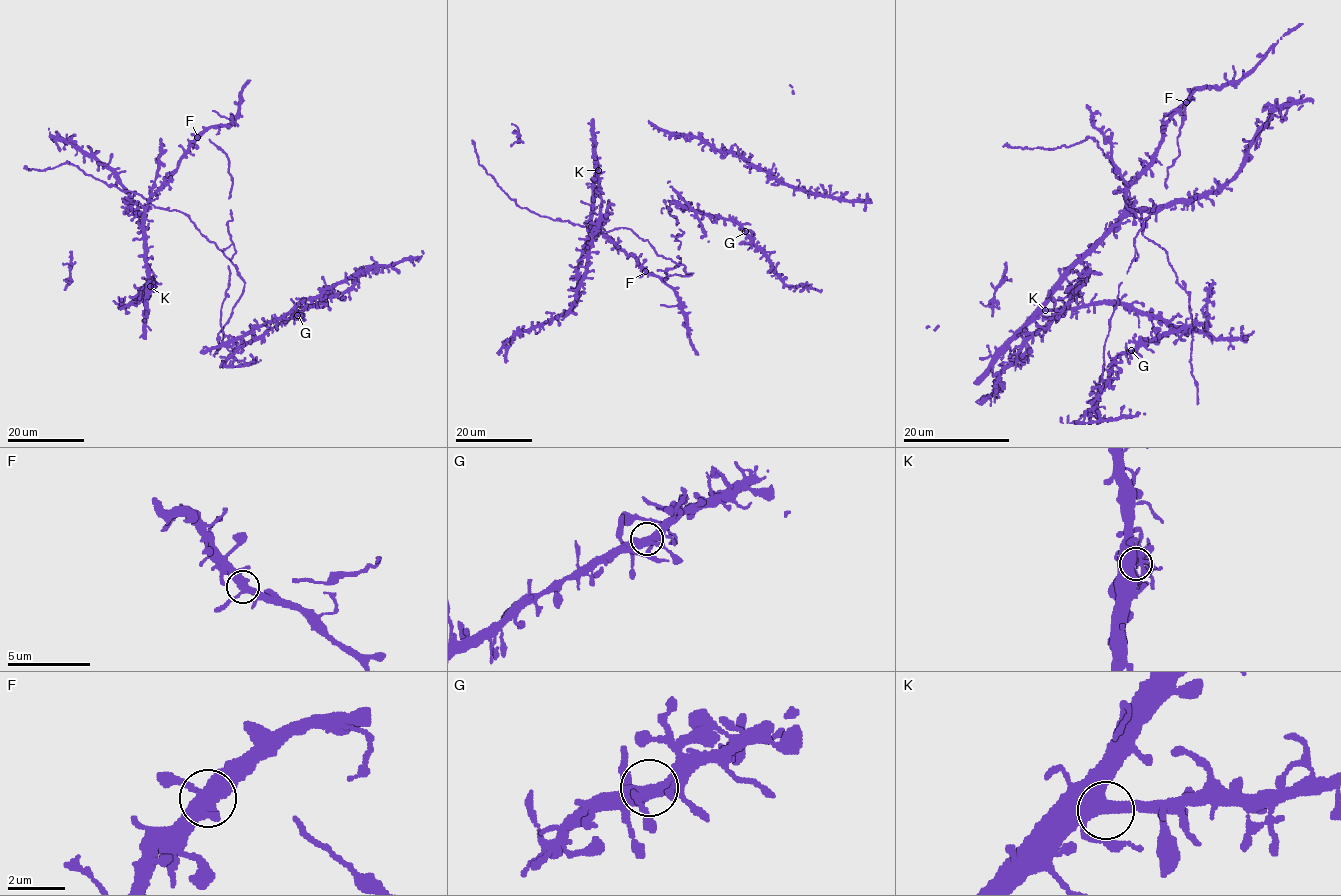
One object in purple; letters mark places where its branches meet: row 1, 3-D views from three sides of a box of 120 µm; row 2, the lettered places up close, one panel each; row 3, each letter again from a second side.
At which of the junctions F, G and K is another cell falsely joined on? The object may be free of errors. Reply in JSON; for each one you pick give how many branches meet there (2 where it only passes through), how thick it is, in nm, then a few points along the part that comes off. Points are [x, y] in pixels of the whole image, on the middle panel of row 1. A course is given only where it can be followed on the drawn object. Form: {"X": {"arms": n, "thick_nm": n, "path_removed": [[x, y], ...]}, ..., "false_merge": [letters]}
{"false_merge": []}

